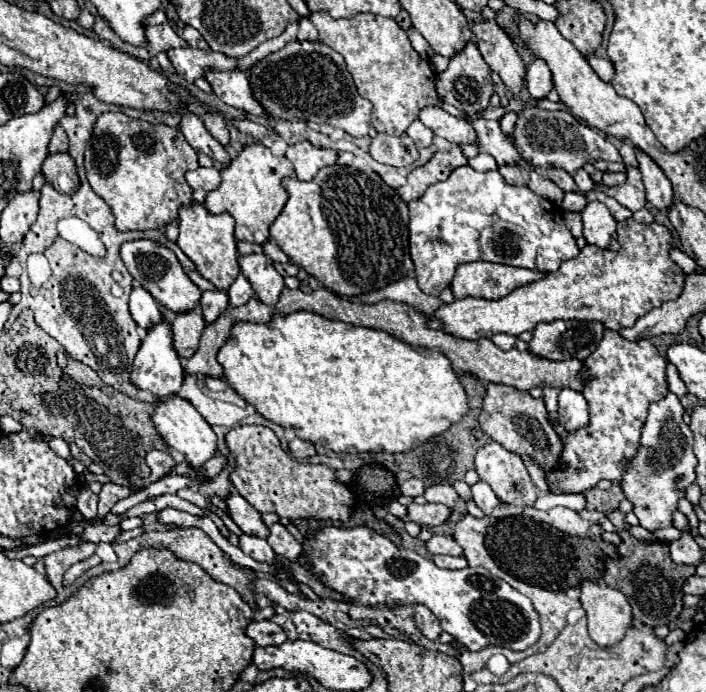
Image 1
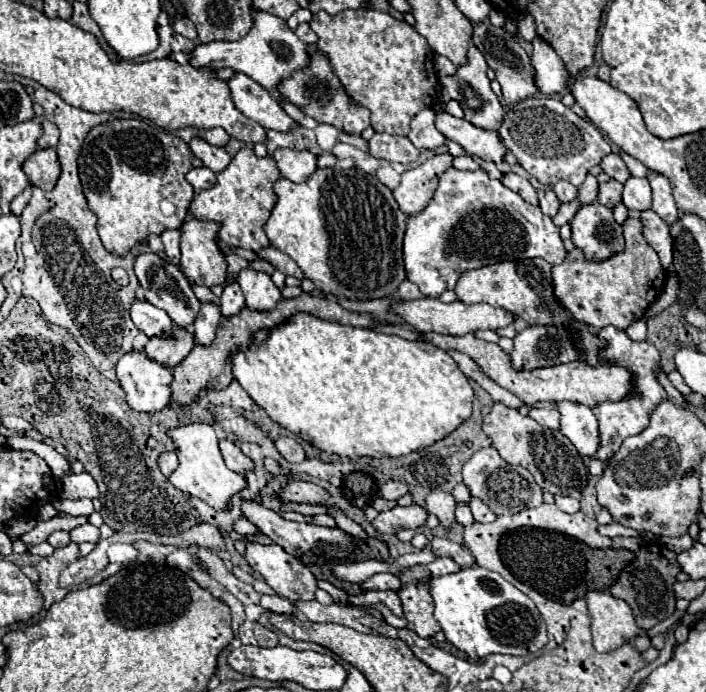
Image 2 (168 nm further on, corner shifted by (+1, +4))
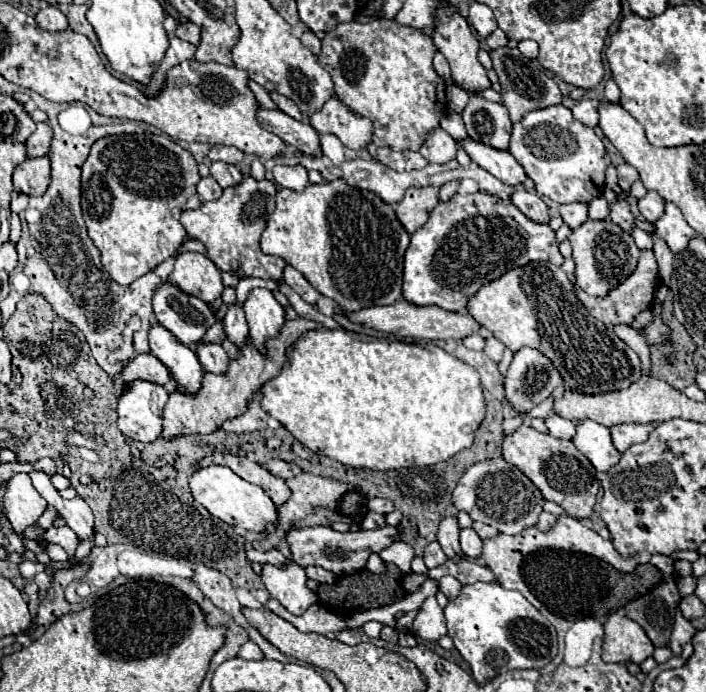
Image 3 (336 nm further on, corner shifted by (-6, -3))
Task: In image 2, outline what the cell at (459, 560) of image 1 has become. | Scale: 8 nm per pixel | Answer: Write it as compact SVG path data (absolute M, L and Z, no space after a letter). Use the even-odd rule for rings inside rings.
M436 558L434 562L428 564L428 570L432 576L446 576L450 572L458 572L460 566L452 558Z

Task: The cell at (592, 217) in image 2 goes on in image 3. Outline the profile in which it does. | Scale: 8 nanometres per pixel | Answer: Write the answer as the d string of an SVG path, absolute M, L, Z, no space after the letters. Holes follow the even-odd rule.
M587 219L581 227L573 229L569 235L571 247L573 247L573 259L575 259L575 283L589 293L589 295L607 295L611 287L617 287L631 271L637 267L639 249L633 241L633 237L623 231L619 225L605 221L591 221Z

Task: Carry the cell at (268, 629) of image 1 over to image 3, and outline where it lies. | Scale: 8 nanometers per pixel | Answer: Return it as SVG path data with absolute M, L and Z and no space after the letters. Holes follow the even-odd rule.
M247 641L247 643L241 647L239 657L243 657L243 659L261 659L261 657L263 657L263 651L261 651L261 647L259 647L257 643Z

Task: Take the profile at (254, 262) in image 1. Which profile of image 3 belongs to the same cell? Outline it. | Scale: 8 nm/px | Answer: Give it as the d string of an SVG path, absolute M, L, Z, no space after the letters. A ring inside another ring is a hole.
M251 289L243 309L247 315L249 337L255 339L259 347L263 347L267 337L279 335L279 327L285 323L285 309L269 289Z

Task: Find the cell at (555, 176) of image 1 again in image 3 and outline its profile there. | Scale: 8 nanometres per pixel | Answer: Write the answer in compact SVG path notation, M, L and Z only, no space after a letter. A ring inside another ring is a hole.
M563 203L559 205L559 213L571 229L577 229L581 223L587 221L587 205L583 203Z

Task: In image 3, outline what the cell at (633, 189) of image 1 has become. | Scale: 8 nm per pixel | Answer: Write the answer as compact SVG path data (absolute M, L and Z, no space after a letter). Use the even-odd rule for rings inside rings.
M647 191L647 195L639 199L639 211L647 221L655 223L663 215L663 197L657 191Z

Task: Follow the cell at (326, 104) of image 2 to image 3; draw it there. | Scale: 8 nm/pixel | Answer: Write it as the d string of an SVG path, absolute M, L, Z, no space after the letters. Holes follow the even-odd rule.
M331 97L321 111L309 115L309 123L319 133L333 133L341 139L343 145L351 149L367 147L373 135L373 121L361 115L355 115L347 109L337 97Z

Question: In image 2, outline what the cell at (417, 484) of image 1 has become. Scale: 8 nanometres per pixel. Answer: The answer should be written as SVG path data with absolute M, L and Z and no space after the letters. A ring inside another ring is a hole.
M388 480L388 482L380 484L380 488L378 488L378 496L386 498L386 500L398 500L406 492L408 492L408 486L402 482L396 482L396 480Z

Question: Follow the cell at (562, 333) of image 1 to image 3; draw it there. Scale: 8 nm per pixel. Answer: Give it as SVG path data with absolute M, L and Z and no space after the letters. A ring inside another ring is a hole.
M523 347L515 353L505 377L507 399L519 413L527 413L545 401L559 385L563 385L563 379L551 359L533 347Z

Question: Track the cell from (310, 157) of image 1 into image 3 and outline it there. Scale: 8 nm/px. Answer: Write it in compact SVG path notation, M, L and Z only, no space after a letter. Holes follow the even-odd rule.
M275 165L273 167L273 181L281 187L303 191L309 185L307 169L303 165Z

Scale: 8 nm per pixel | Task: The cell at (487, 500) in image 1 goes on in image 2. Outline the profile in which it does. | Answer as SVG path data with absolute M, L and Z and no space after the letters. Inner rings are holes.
M472 498L470 500L470 510L472 510L472 516L474 516L474 520L476 522L482 522L482 524L486 524L486 522L492 522L492 520L496 520L496 516L478 500L478 498Z

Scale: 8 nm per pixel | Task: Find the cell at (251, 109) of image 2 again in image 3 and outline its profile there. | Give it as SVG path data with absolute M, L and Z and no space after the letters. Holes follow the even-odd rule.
M261 105L257 107L257 121L263 129L275 133L287 145L293 145L301 153L305 153L305 155L321 153L319 135L309 123L299 123L279 109L265 109Z

